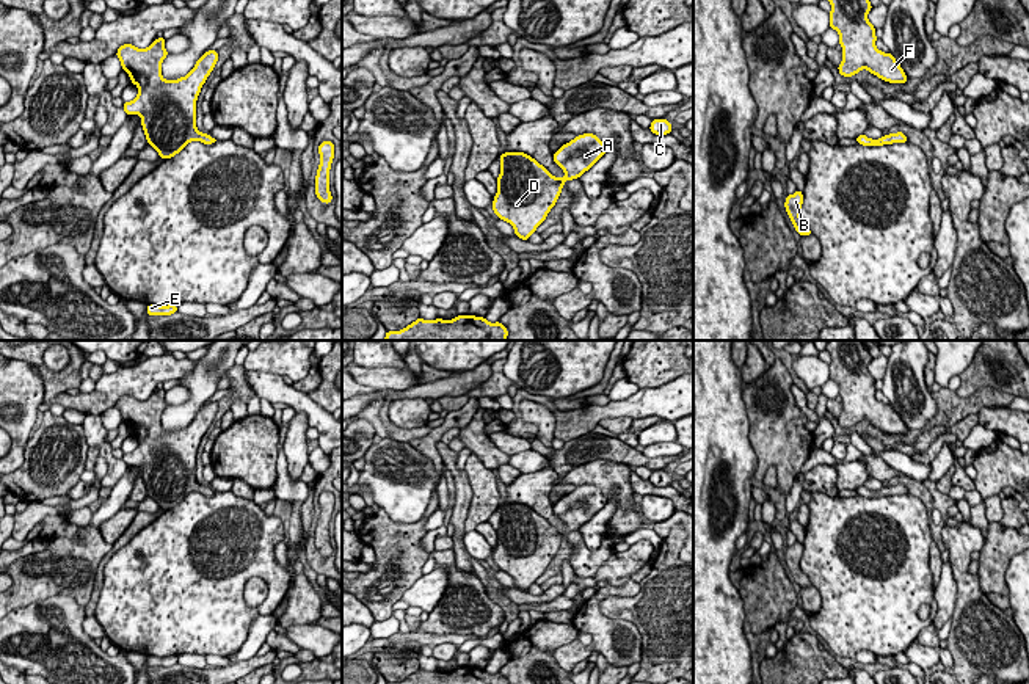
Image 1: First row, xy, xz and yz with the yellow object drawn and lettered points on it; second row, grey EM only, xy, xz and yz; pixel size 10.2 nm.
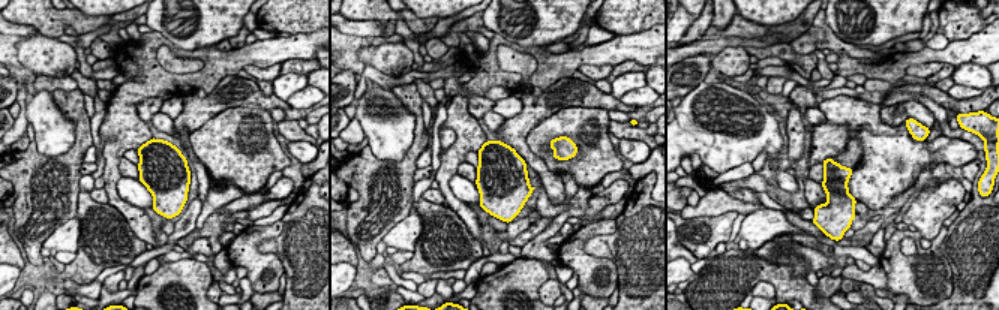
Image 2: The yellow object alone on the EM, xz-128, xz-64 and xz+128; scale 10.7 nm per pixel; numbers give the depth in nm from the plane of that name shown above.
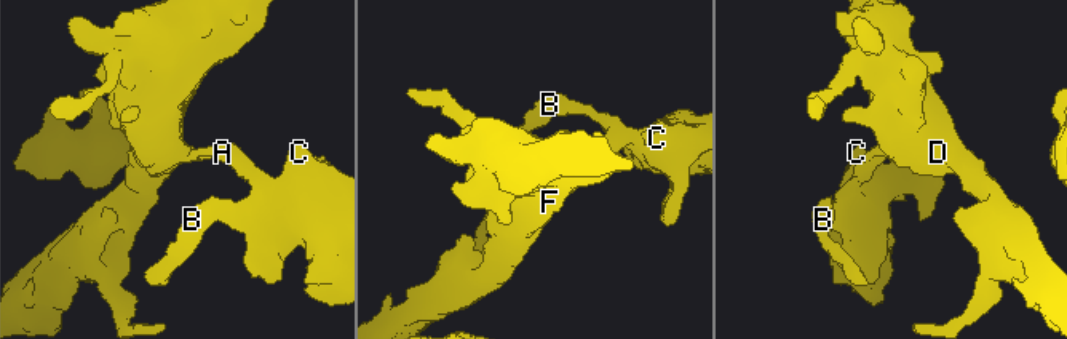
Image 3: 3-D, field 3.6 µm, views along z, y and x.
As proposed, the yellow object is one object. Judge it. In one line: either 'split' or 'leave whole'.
leave whole

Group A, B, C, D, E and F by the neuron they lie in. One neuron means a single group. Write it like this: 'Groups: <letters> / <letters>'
Groups: A B C D E F

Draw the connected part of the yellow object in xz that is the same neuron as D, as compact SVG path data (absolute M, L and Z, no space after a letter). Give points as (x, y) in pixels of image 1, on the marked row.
M584 133L560 146L552 155L565 177L552 176L547 168L524 152L504 152L494 213L510 223L518 238L529 240L555 206L566 180L579 179L607 152L593 133Z

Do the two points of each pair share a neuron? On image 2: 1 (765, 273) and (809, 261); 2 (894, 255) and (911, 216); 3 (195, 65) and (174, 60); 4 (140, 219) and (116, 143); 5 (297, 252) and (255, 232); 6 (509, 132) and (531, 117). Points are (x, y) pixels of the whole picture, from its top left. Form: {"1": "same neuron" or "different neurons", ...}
{"1": "different neurons", "2": "different neurons", "3": "same neuron", "4": "same neuron", "5": "different neurons", "6": "same neuron"}

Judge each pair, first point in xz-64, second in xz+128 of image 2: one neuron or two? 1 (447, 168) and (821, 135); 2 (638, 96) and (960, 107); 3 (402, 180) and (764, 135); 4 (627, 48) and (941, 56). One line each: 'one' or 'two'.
1: two
2: two
3: two
4: one

